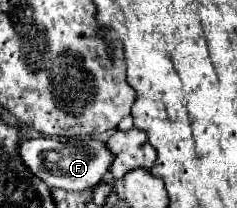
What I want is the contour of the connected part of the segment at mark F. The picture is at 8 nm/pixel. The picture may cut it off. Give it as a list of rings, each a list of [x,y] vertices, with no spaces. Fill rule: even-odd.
[[[37,137],[37,139],[25,139],[19,143],[19,155],[23,163],[49,187],[65,189],[65,191],[85,191],[95,187],[105,173],[109,171],[109,165],[113,165],[113,153],[109,153],[109,147],[95,139],[51,139],[51,137]]]

